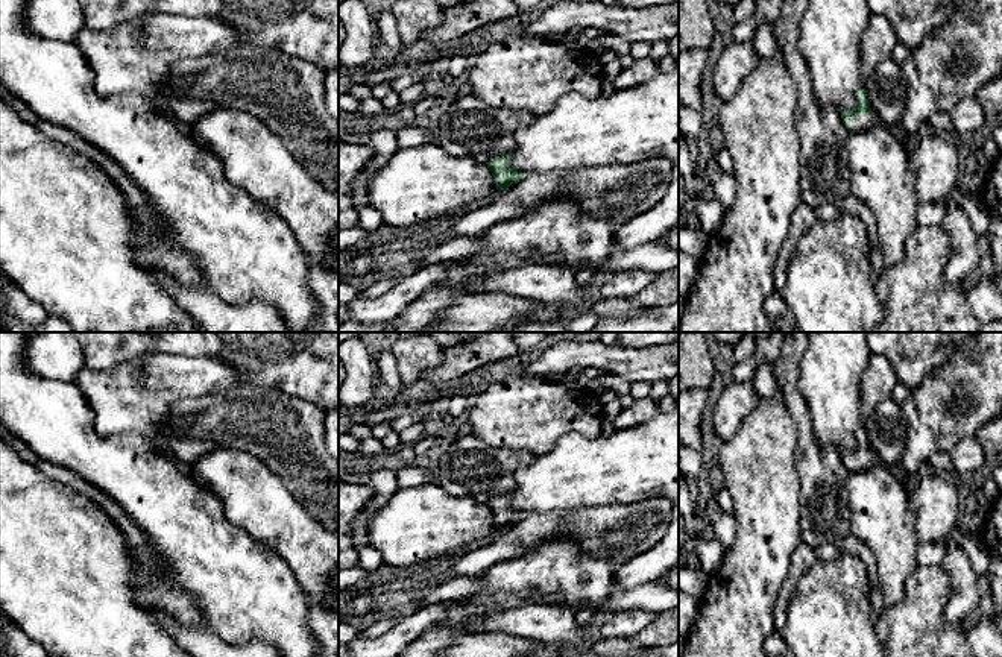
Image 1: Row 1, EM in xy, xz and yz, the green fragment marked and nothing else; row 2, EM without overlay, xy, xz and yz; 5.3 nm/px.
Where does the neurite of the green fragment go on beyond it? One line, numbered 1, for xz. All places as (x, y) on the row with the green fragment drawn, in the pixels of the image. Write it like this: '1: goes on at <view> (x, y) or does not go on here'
1: does not go on here

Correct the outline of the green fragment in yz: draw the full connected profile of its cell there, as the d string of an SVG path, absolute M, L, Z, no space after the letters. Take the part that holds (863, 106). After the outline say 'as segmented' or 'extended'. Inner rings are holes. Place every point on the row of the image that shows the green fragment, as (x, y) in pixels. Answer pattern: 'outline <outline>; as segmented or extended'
outline M864 86L859 88L855 99L856 99L856 106L852 111L847 109L841 111L843 123L850 134L864 130L874 123L874 114L870 108L867 91Z; extended

